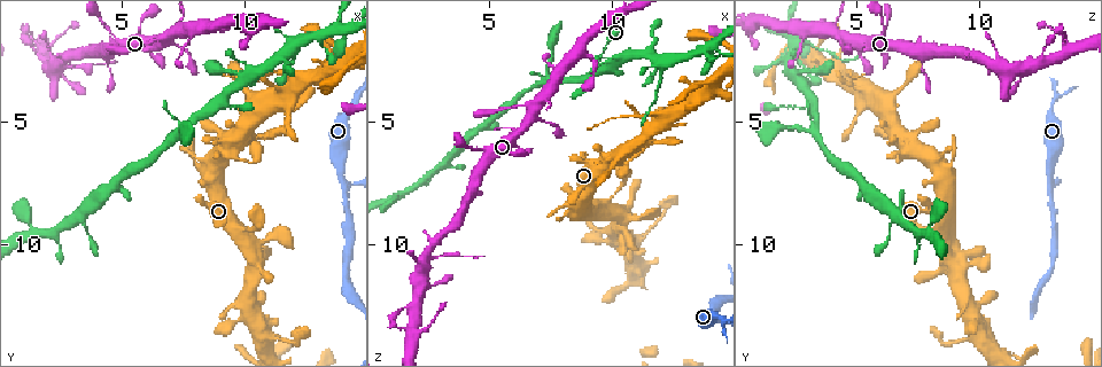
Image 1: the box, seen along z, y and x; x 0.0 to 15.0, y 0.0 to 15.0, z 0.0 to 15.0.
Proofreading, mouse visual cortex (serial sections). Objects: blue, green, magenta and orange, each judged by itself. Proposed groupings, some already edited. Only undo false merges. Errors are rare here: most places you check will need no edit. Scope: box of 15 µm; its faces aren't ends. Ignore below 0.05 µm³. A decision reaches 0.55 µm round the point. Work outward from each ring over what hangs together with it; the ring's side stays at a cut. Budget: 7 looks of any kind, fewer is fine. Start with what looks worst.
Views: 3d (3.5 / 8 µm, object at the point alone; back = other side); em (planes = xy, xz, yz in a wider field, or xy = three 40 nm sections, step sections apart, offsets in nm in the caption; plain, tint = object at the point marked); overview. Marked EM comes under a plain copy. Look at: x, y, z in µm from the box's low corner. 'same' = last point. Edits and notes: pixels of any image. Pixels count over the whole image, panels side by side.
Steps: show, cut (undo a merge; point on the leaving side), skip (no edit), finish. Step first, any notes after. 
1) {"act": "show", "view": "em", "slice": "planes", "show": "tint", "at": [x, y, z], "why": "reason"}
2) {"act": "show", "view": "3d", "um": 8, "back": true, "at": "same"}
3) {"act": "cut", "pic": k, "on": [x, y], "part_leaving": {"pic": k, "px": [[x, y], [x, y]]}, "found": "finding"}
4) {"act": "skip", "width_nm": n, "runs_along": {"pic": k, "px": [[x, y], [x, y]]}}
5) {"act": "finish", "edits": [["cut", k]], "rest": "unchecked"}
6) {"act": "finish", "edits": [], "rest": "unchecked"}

{"act": "show", "view": "3d", "um": 8, "at": [11.9, 3.4, 5.1], "why": "abrupt turn"}

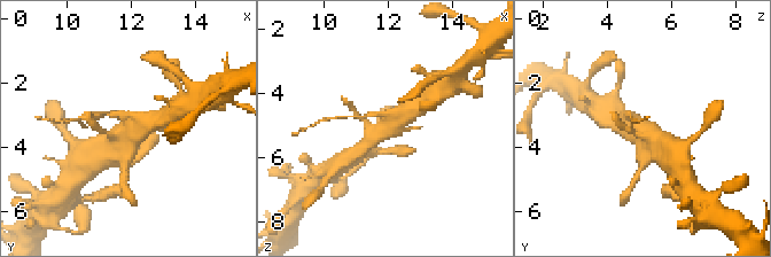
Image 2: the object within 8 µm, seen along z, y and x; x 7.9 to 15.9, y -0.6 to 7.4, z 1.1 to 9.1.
{"act": "show", "view": "em", "slice": "xy", "step": 2, "show": "tint", "at": [12.0, 3.5, 5.1], "why": "need the tissue"}

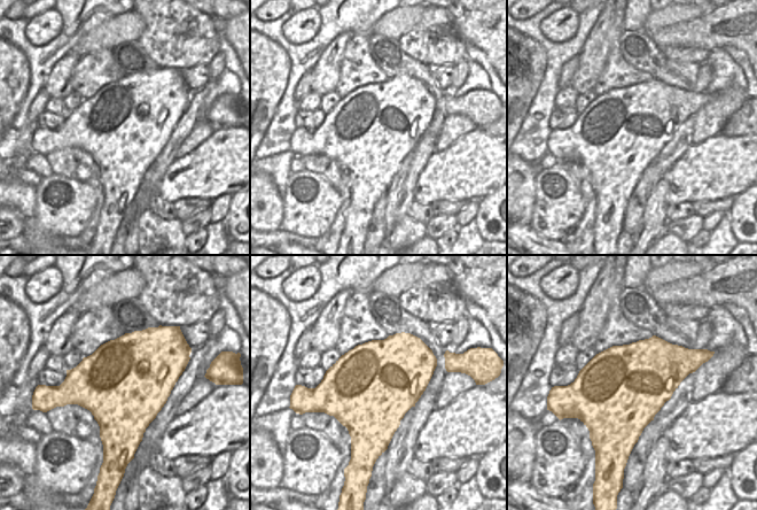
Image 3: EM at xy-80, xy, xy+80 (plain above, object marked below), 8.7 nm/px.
{"act": "skip", "found": "all the same cell"}

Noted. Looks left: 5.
{"act": "show", "view": "3d", "um": 3.5, "at": [3.5, 9.5, 6.3], "why": "calibre changes"}

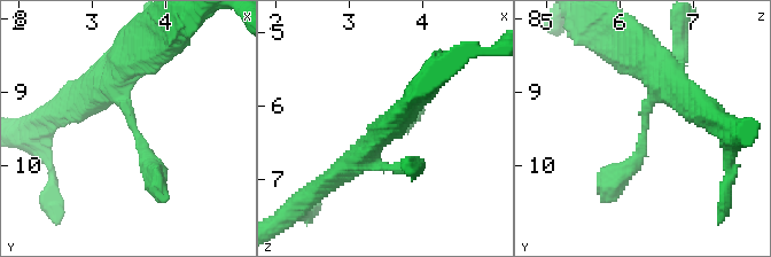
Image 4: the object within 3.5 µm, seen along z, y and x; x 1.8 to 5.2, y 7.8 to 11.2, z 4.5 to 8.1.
{"act": "show", "view": "em", "slice": "xy", "step": 1, "show": "tint", "at": [3.65, 9.60, 6.30], "why": "shape alone is not enough"}

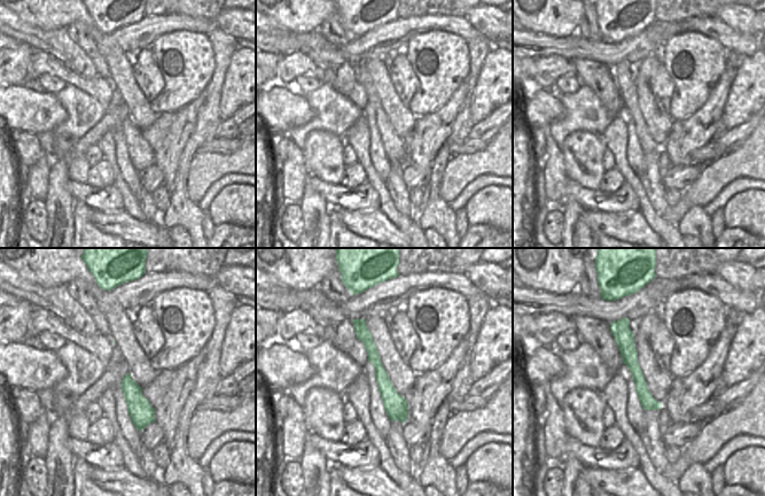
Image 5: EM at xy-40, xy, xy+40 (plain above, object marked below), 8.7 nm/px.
{"act": "skip", "width_nm": 180, "runs_along": {"pic": 5, "px": [[361, 322], [385, 388], [403, 418]]}, "found": "continuous, no second cell"}

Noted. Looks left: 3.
{"act": "show", "view": "3d", "um": 8, "at": [11.4, 2.4, 2.2], "why": "a fork"}

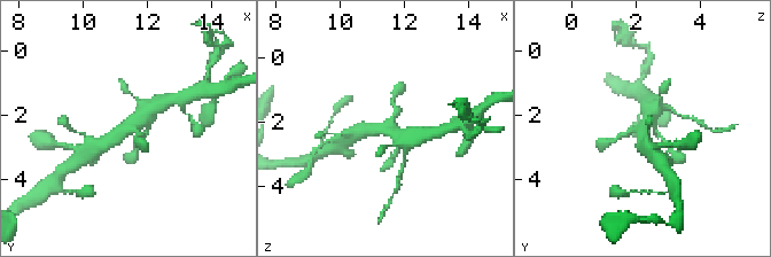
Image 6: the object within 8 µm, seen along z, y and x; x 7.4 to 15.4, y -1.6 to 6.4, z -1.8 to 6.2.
{"act": "show", "view": "3d", "um": 3.5, "at": [11.5, 2.4, 2.2]}

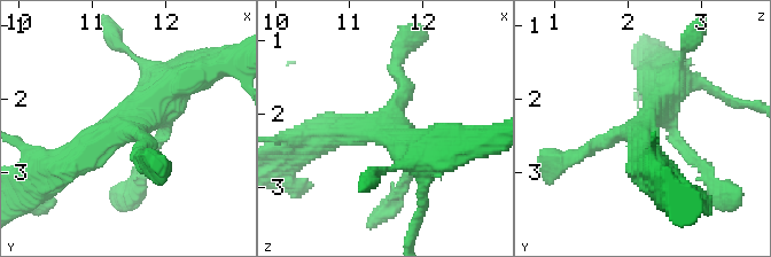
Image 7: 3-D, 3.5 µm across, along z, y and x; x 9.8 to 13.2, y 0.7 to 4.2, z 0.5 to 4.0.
{"act": "skip", "arms": 4, "runs_along": {"pic": 7, "px": [[64, 165], [184, 80]]}, "found": "all the same cell"}

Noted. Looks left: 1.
{"act": "finish", "edits": [], "rest": "unchecked"}

